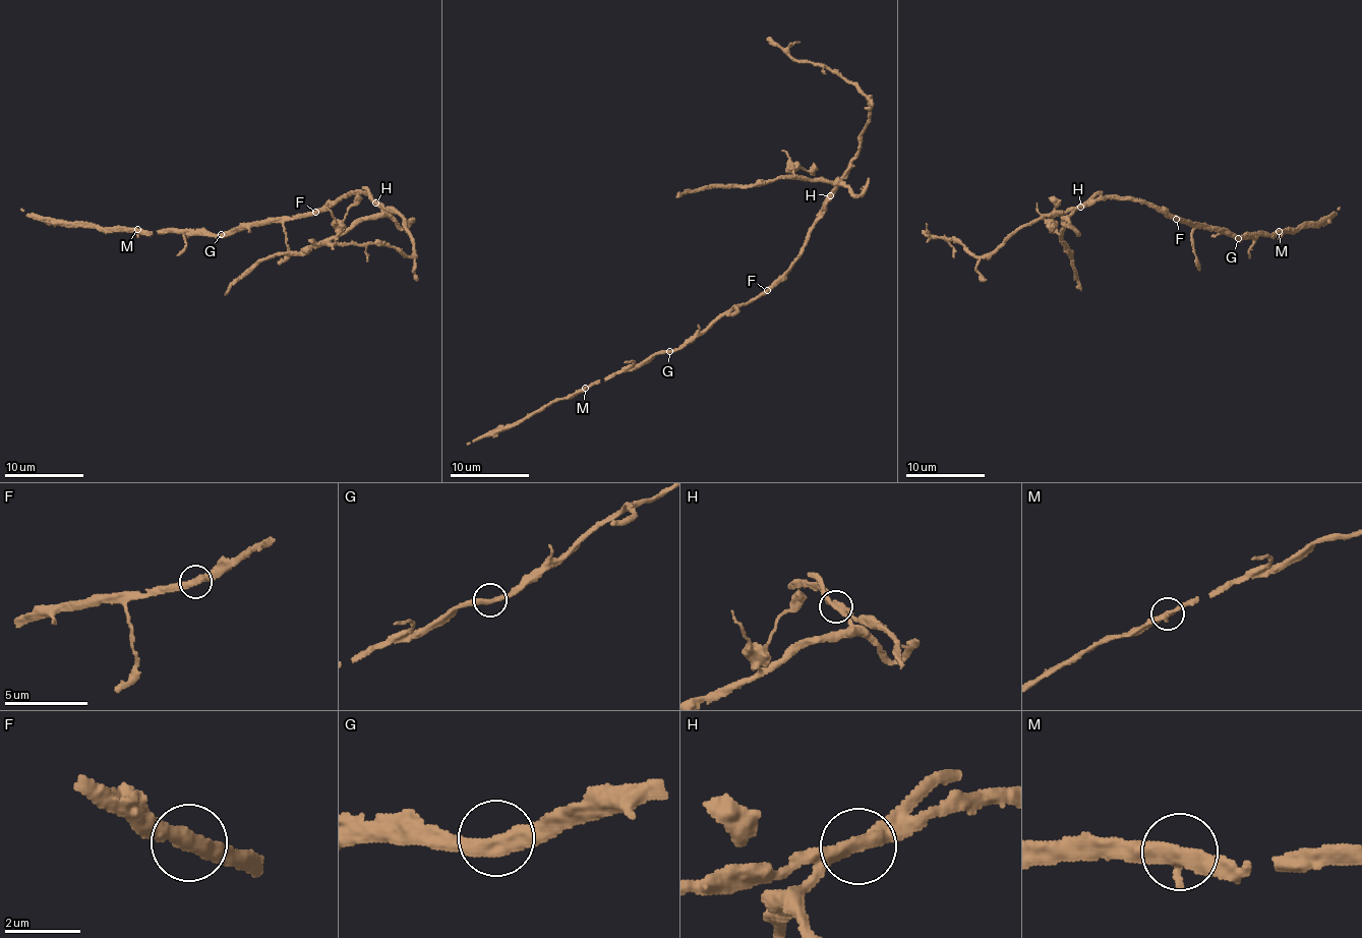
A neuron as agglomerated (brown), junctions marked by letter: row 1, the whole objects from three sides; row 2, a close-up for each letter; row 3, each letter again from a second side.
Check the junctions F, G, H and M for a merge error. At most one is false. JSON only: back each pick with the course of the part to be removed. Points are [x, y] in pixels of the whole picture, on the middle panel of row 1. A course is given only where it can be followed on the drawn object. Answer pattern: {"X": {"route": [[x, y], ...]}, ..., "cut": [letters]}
{"cut": []}

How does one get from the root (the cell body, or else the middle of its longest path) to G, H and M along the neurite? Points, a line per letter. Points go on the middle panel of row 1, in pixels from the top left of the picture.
G: (771, 287), (747, 302), (725, 310), (677, 349), (669, 351)
H: (771, 287), (803, 248), (809, 230), (824, 211), (824, 200), (830, 195)
M: (771, 287), (725, 310), (677, 349), (654, 353), (638, 364), (585, 388)

